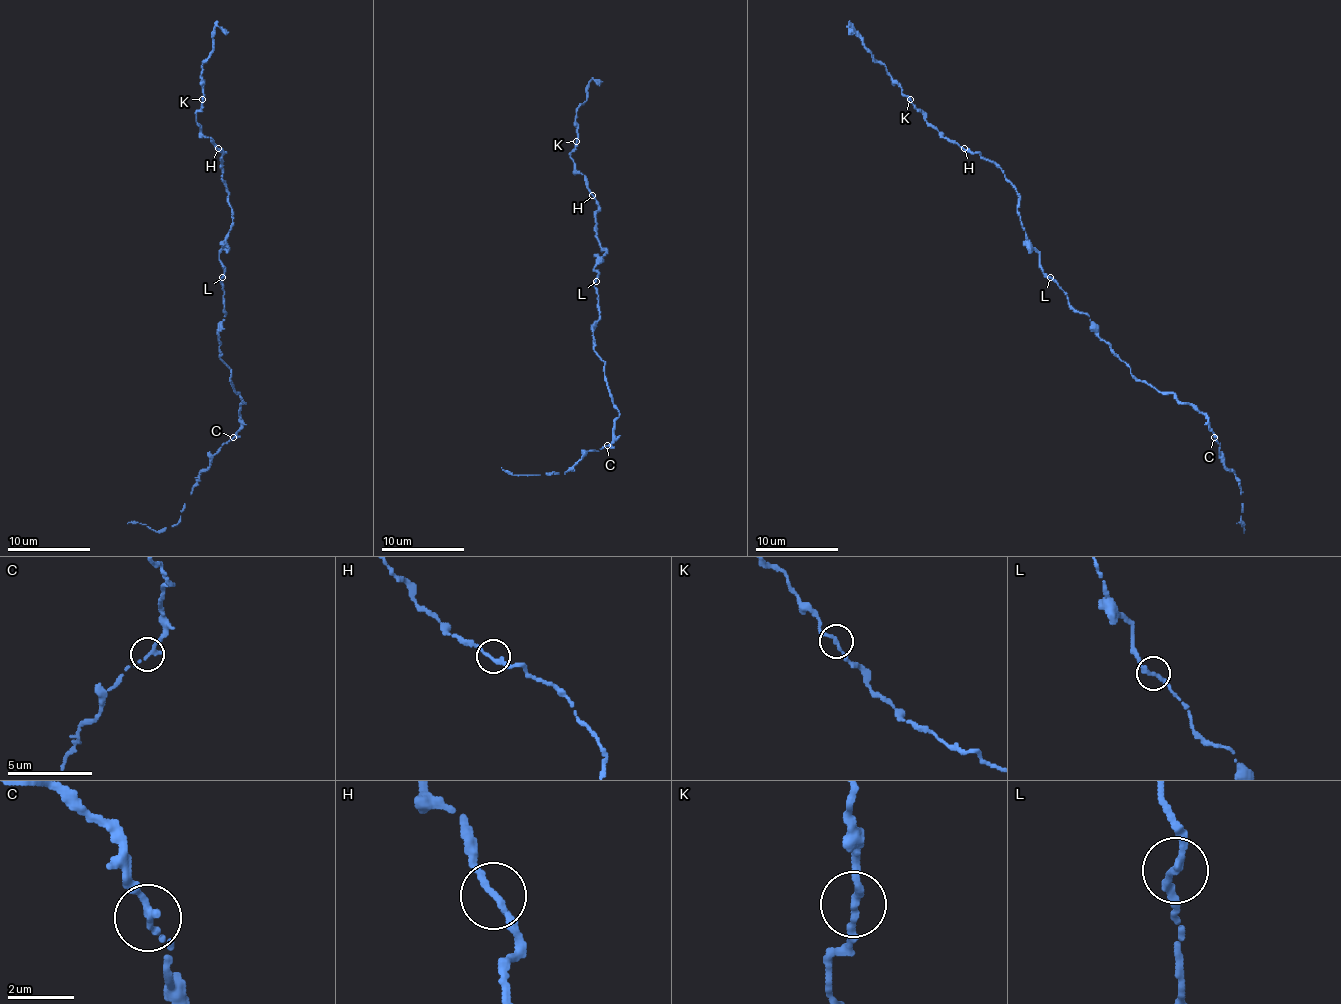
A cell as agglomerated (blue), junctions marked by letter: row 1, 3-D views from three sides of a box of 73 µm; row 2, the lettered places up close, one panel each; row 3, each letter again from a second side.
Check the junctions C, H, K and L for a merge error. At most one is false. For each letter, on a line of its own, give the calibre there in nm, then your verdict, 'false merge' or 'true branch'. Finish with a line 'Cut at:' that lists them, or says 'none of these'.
C: calibre 240 nm; true branch
H: calibre 220 nm; true branch
K: calibre 240 nm; true branch
L: calibre 240 nm; true branch
Cut at: none of these

